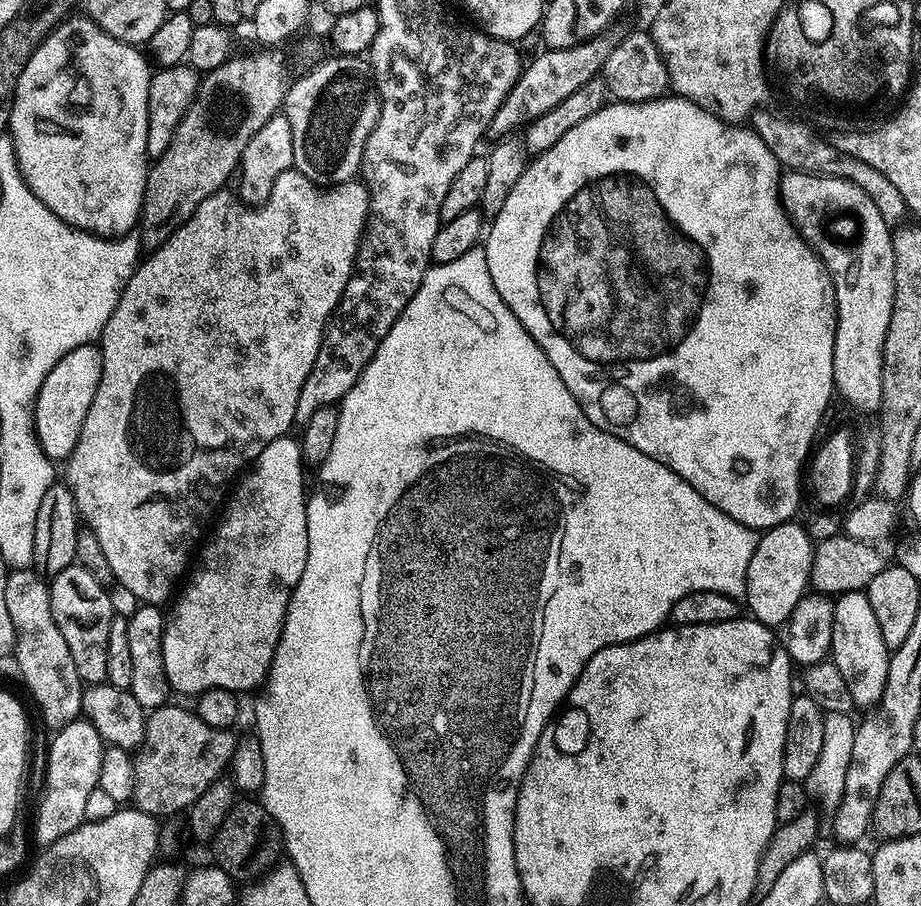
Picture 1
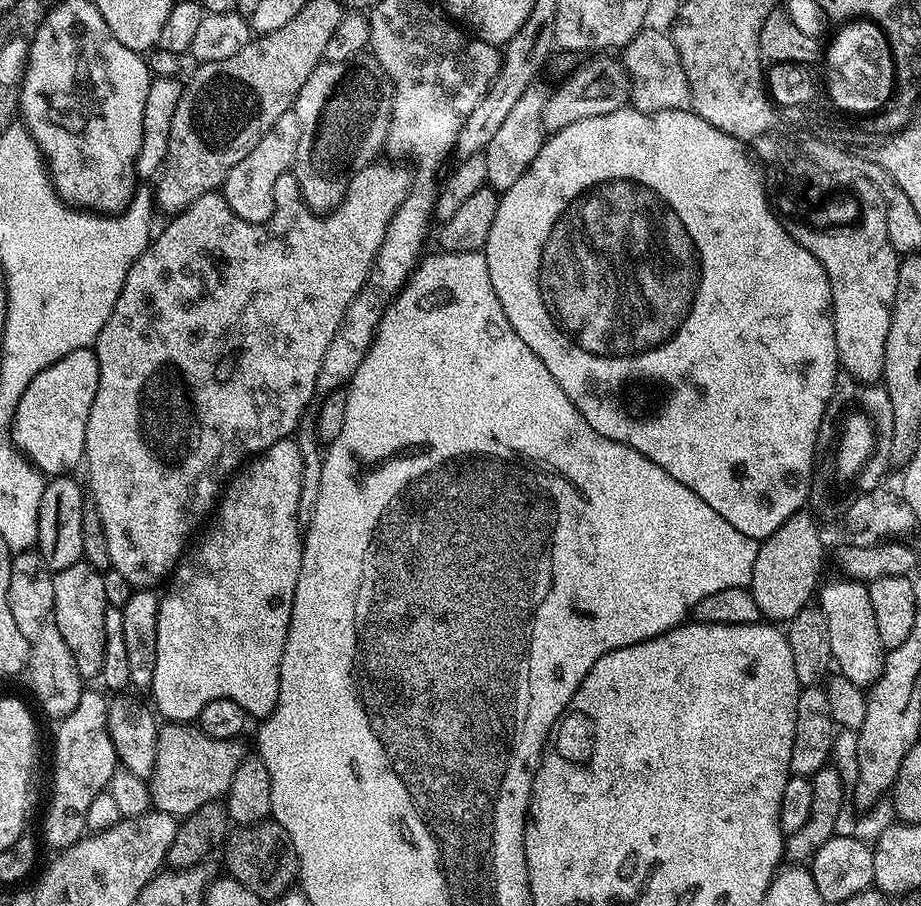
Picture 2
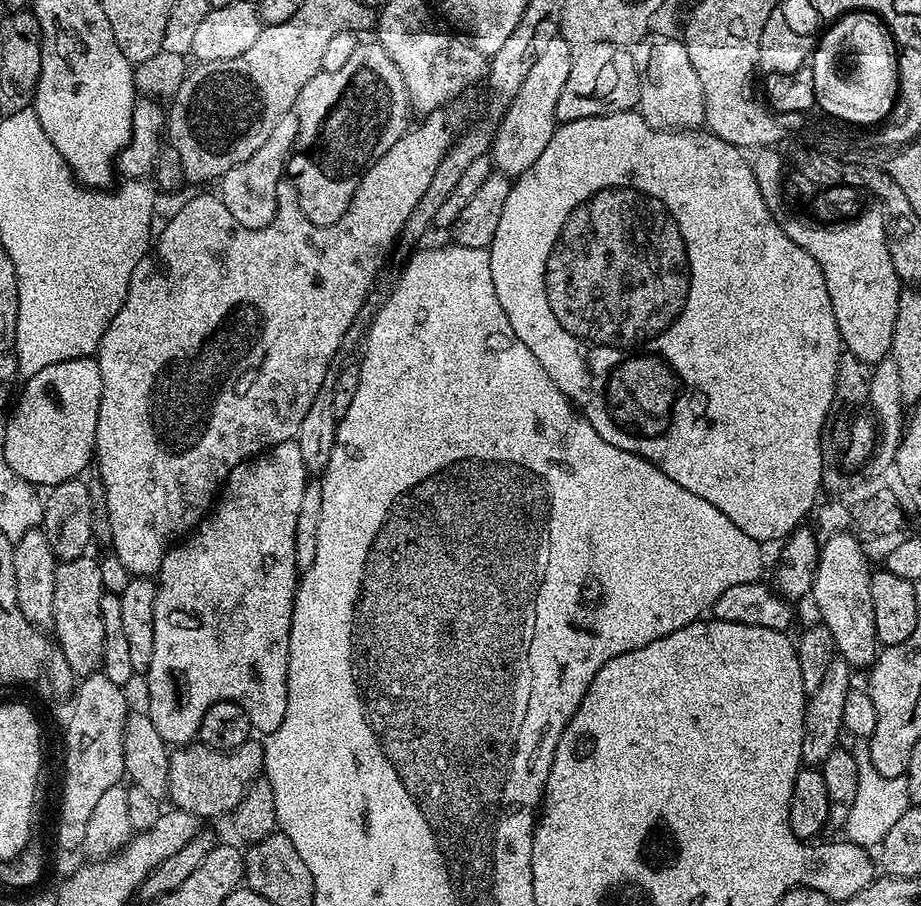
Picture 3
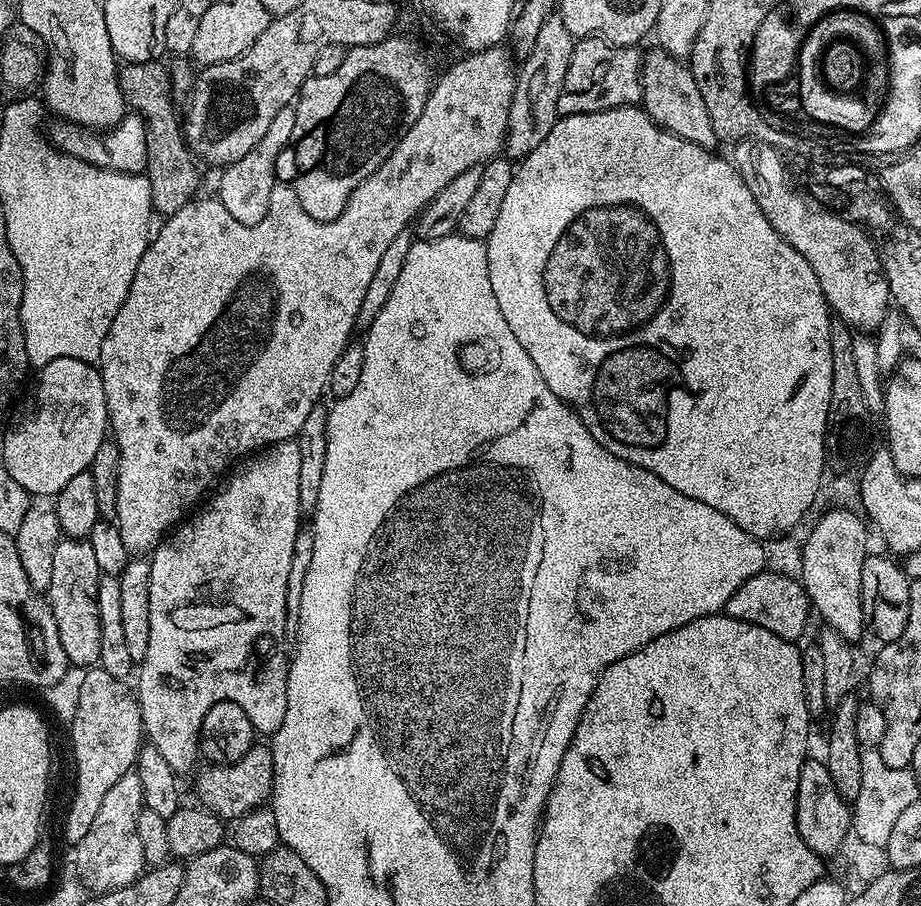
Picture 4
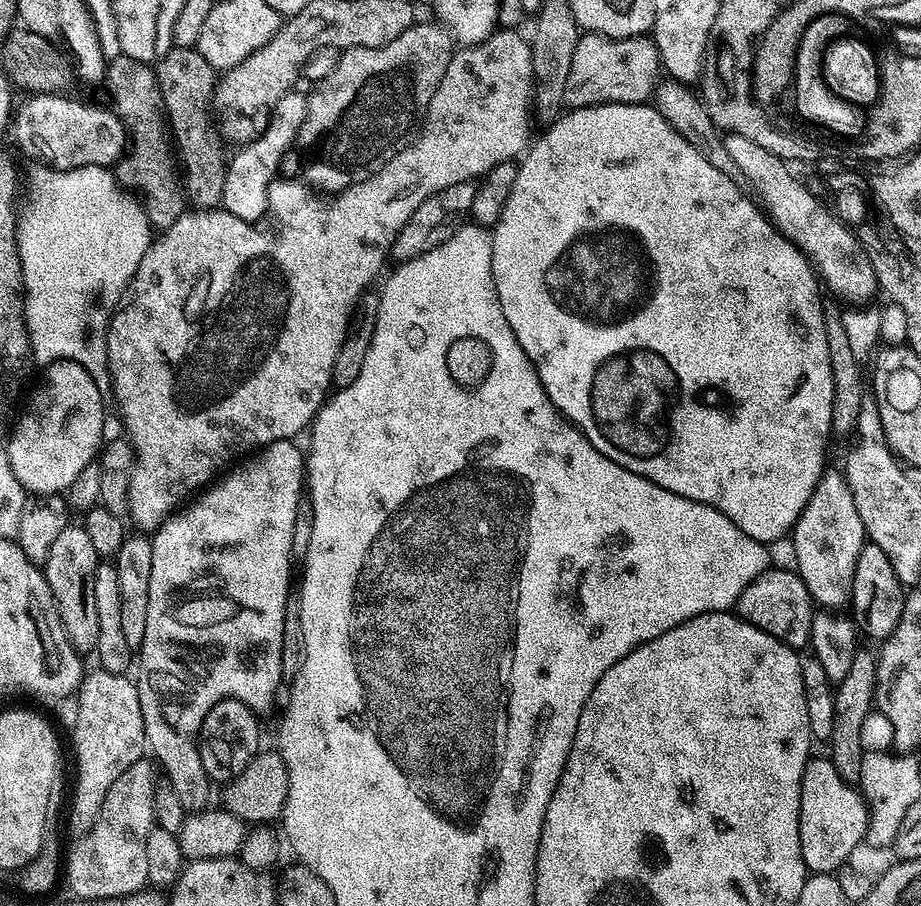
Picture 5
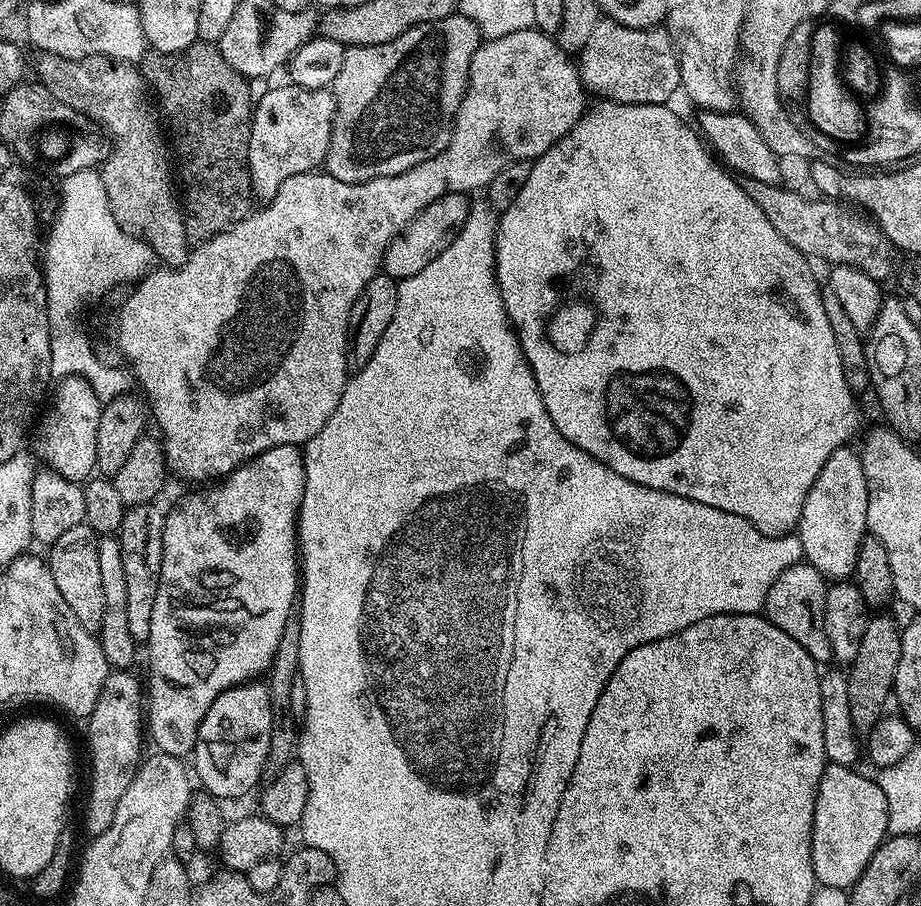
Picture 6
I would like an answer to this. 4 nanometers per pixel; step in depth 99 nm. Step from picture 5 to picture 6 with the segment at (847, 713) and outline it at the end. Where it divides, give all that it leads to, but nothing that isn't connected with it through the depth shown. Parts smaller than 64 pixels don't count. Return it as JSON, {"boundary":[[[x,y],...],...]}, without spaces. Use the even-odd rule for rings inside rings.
{"boundary":[[[884,614],[869,615],[862,642],[845,673],[851,721],[860,734],[866,734],[885,713],[884,706],[891,697],[893,678],[901,657],[901,629],[898,624],[896,628],[890,617],[880,615]]]}

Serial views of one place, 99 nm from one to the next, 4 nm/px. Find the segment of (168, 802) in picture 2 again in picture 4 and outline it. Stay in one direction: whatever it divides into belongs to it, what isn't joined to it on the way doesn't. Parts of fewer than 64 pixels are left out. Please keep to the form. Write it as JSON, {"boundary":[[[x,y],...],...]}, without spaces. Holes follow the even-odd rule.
{"boundary":[[[253,743],[252,749],[238,762],[204,766],[208,768],[201,767],[195,773],[199,807],[207,808],[225,822],[231,822],[269,803],[274,786],[274,758],[271,747],[260,743]]]}

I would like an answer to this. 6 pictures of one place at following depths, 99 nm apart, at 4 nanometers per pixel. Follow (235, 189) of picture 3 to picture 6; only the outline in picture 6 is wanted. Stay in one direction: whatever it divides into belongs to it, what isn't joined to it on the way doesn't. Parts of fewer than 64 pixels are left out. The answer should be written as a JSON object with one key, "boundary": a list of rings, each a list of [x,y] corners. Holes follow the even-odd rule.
{"boundary":[[[287,82],[281,84],[281,88],[272,88],[258,96],[246,128],[246,180],[250,192],[260,202],[273,200],[286,178],[313,171],[323,163],[332,129],[336,103],[329,89],[306,90]]]}

